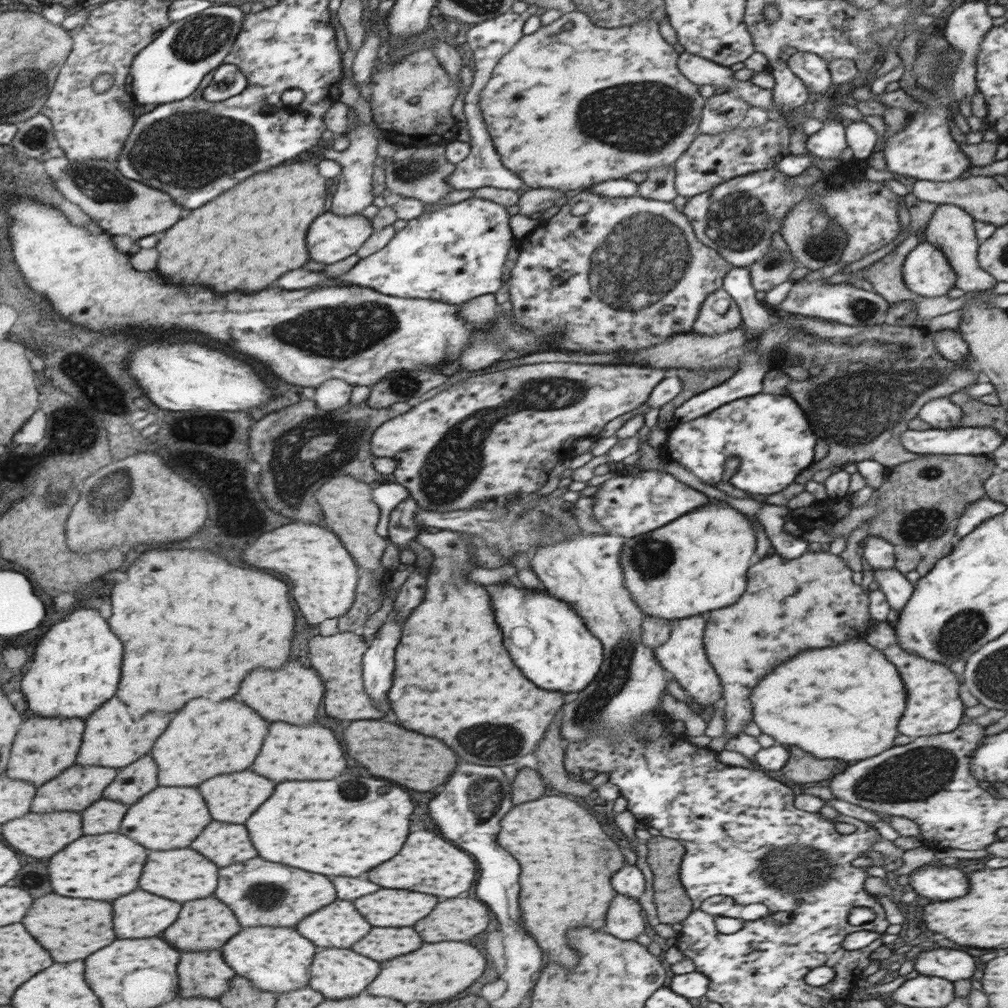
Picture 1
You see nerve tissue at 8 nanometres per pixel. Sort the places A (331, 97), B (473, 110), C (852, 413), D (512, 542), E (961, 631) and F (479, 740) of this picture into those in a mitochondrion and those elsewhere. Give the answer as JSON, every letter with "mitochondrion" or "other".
{"A":"other","B":"other","C":"mitochondrion","D":"other","E":"mitochondrion","F":"mitochondrion"}

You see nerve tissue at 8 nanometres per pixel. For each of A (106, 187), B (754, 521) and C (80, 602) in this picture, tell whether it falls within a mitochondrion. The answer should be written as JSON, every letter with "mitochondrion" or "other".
{"A":"mitochondrion","B":"other","C":"other"}

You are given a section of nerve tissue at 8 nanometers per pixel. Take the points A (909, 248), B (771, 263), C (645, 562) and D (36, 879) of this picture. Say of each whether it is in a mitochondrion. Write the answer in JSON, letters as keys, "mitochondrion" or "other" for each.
{"A":"other","B":"mitochondrion","C":"mitochondrion","D":"other"}

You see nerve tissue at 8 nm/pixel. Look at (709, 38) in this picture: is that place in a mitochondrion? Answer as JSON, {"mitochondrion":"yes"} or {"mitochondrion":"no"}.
{"mitochondrion":"no"}

